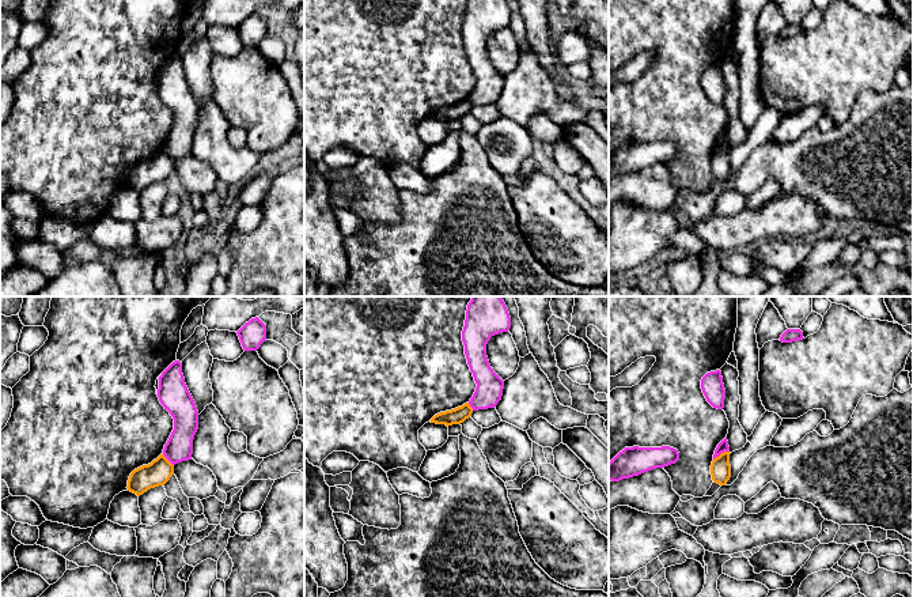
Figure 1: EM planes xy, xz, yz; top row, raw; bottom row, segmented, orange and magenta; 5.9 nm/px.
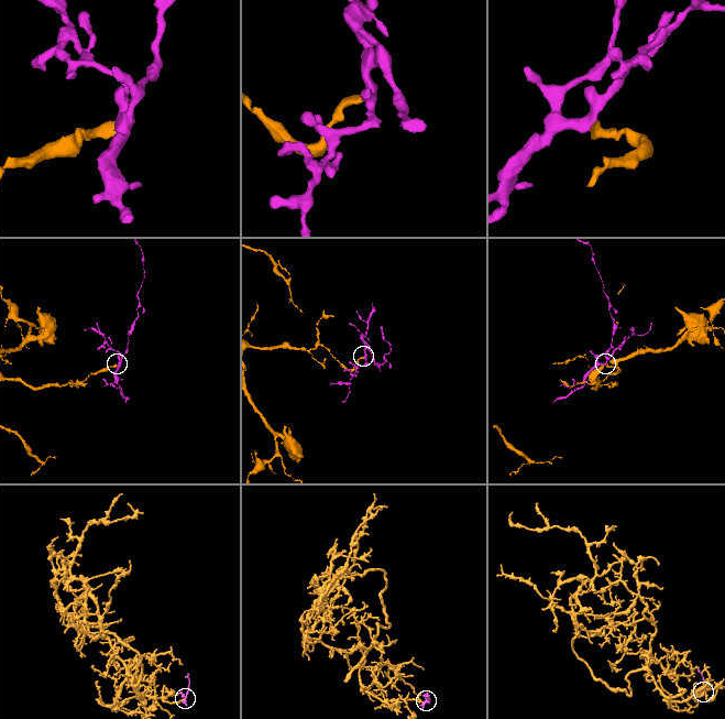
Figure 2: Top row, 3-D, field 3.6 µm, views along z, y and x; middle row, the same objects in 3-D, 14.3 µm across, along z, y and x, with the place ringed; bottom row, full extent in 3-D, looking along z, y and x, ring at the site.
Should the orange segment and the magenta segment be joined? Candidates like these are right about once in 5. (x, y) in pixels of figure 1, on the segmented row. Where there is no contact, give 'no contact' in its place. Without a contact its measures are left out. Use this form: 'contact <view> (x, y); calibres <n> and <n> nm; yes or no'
contact yz (720, 454); calibres 130 and 70 nm; no

